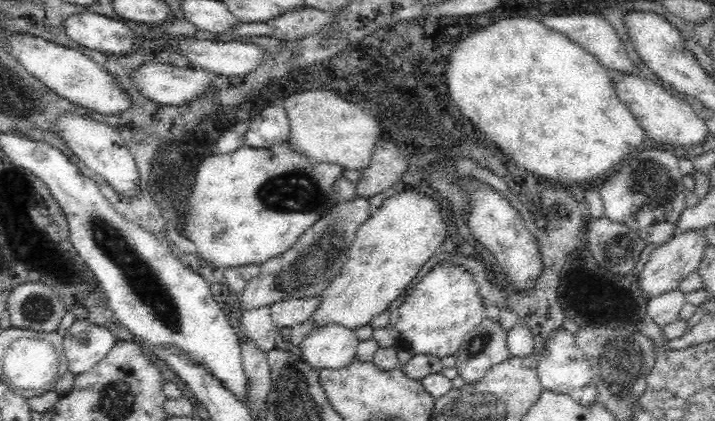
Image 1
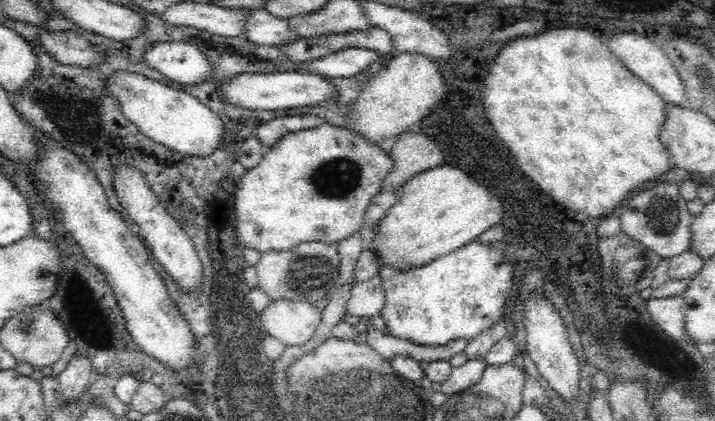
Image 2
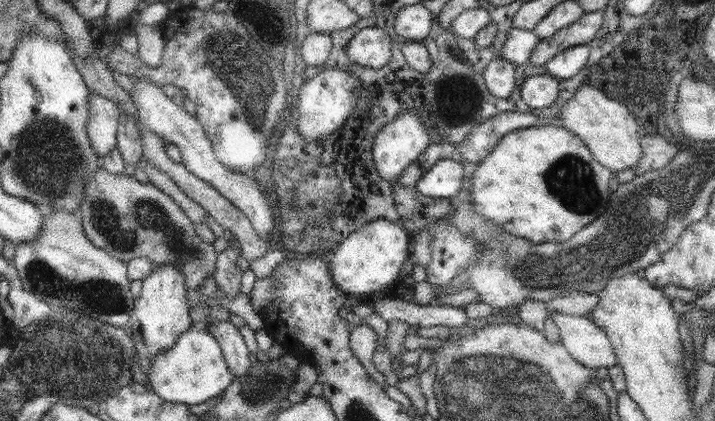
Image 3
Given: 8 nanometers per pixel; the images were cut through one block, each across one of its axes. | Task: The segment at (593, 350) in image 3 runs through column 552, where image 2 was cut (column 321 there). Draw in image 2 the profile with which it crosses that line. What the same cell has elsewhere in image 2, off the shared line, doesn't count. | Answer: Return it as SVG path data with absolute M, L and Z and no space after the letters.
M280 299L270 303L259 317L268 336L282 345L306 348L322 320L322 313L306 301Z

